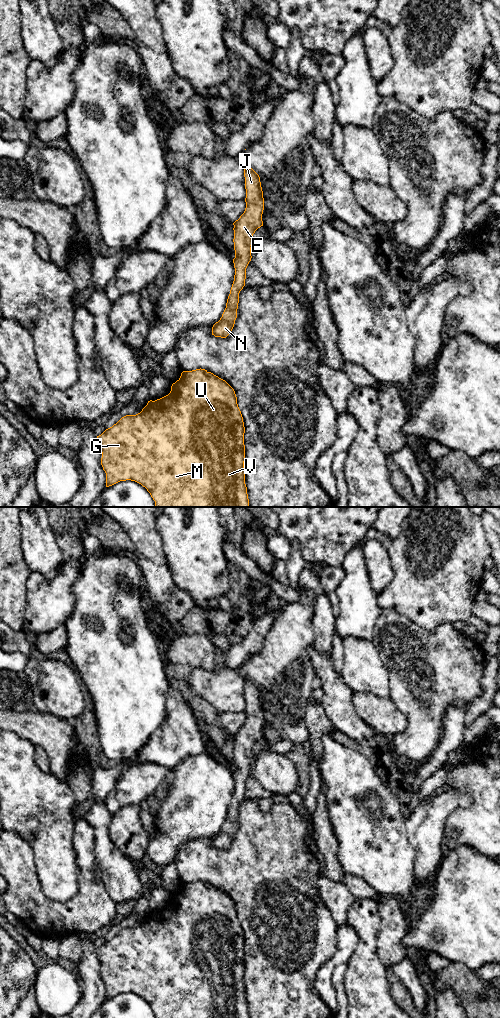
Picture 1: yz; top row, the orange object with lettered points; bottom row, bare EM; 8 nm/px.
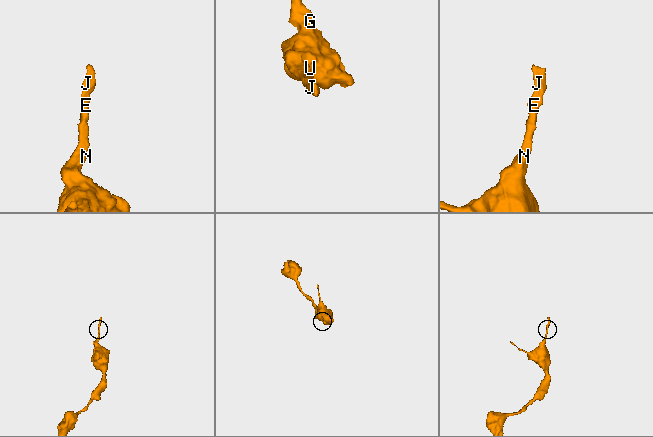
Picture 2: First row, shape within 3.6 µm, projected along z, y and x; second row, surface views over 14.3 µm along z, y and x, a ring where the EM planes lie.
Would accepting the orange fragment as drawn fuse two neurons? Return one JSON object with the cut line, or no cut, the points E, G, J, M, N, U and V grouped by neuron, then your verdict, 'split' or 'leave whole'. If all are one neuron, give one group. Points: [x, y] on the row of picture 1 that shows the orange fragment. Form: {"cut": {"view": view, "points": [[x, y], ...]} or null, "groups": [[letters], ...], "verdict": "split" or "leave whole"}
{"cut": null, "groups": [["E", "G", "J", "M", "N", "U", "V"]], "verdict": "leave whole"}

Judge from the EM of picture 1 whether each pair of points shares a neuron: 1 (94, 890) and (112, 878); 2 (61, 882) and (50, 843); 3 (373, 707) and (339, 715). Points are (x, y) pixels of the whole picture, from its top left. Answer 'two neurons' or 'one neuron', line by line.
1: two neurons
2: one neuron
3: two neurons

